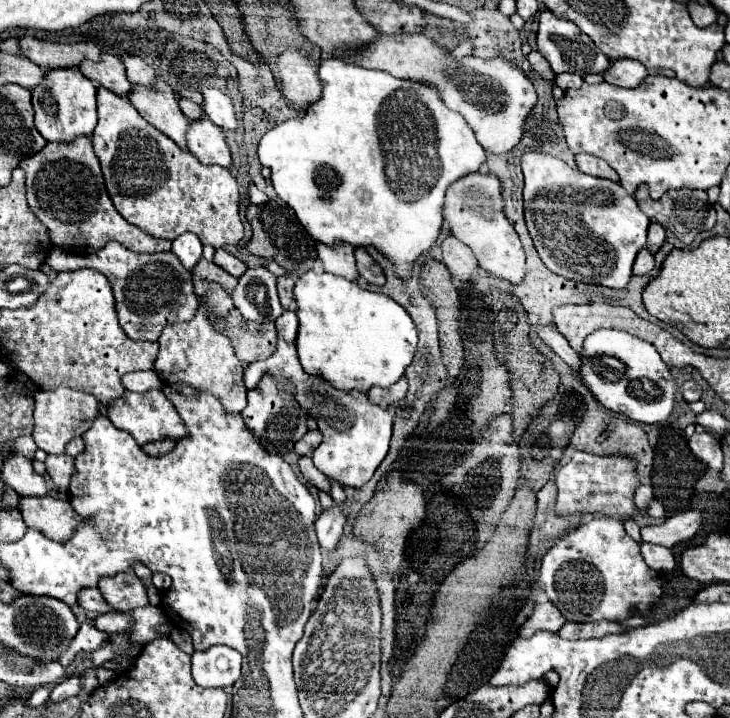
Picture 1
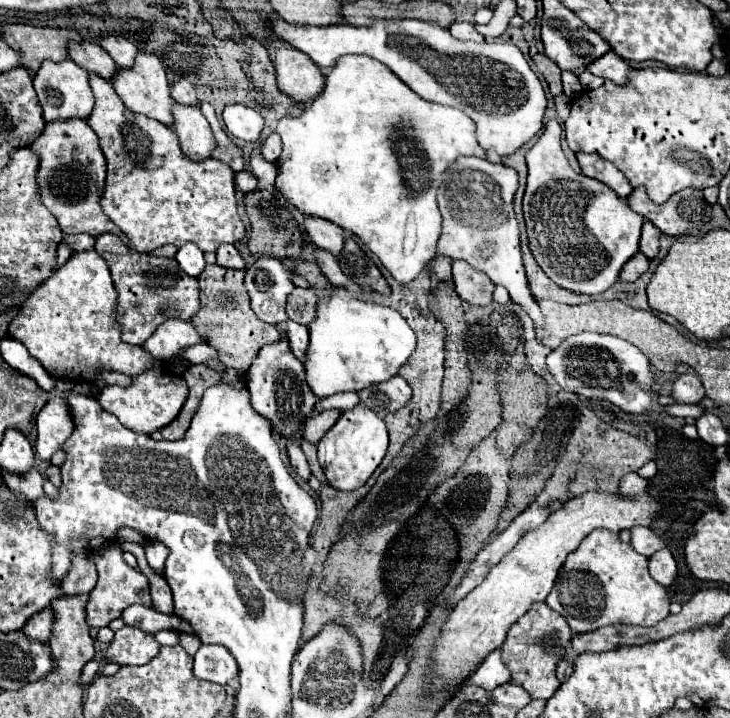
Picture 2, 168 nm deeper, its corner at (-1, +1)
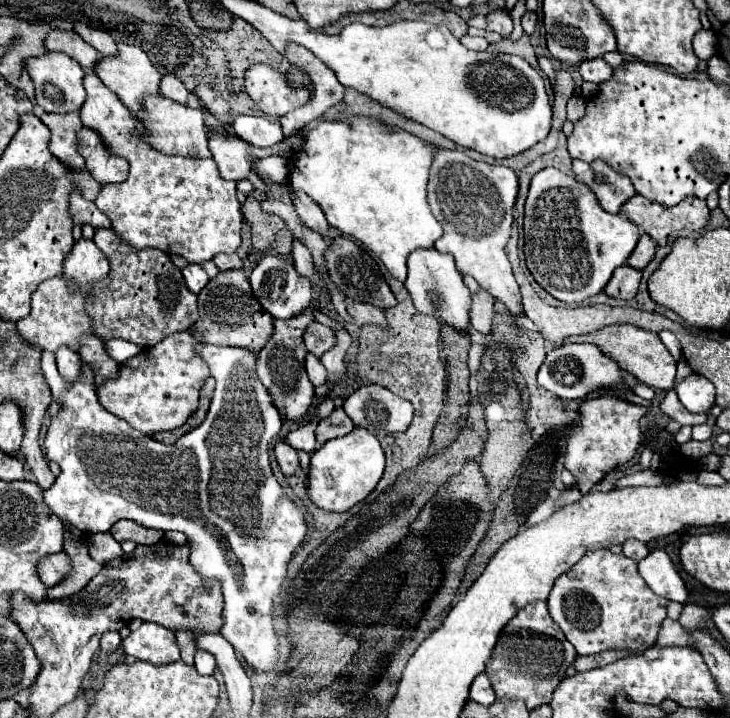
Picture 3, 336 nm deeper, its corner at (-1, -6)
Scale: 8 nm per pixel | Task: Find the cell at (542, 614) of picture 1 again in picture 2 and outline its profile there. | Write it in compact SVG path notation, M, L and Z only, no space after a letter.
M538 602L532 606L518 622L510 628L506 642L502 644L504 662L512 670L512 682L520 684L530 692L532 698L550 700L552 694L558 690L560 682L554 676L556 664L562 660L568 644L572 638L572 630L564 616L554 612L546 602Z

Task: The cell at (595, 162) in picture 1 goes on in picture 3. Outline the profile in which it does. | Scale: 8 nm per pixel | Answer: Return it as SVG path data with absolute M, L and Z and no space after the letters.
M574 159L572 169L576 173L576 179L586 183L592 189L600 207L610 211L610 213L618 213L620 207L630 197L636 195L636 189L630 183L630 179L626 175L614 171L602 159L592 161L592 163L584 163L580 159Z

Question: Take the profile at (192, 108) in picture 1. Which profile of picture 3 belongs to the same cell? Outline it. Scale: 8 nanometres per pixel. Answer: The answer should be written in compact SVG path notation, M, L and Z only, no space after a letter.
M174 75L162 77L160 93L172 101L178 101L178 103L188 103L188 95L190 95L190 91L184 87L184 83Z

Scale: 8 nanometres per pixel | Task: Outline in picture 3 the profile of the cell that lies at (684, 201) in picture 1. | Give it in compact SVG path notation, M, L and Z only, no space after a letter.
M634 195L628 203L622 205L620 213L636 223L658 245L666 245L670 231L700 231L710 219L706 201L698 197L688 197L674 207L662 207L662 203L654 203L642 195Z

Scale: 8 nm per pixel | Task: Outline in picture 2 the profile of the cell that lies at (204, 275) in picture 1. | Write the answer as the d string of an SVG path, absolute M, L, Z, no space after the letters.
M208 264L204 272L198 276L200 284L200 302L202 308L192 318L200 336L218 352L218 358L228 368L246 372L252 360L266 344L274 344L282 340L282 334L276 326L270 326L258 320L250 308L248 294L244 290L244 272L222 268L218 264Z

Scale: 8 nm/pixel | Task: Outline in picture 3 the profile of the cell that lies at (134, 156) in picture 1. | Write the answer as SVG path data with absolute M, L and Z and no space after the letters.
M92 69L84 77L86 101L80 119L96 129L112 153L128 159L130 175L120 185L104 185L96 197L96 207L112 221L112 229L136 249L156 247L166 253L202 263L218 253L234 253L240 247L242 213L236 199L236 181L220 177L214 159L168 157L150 149L142 139L144 129L134 121L116 93L112 93Z

